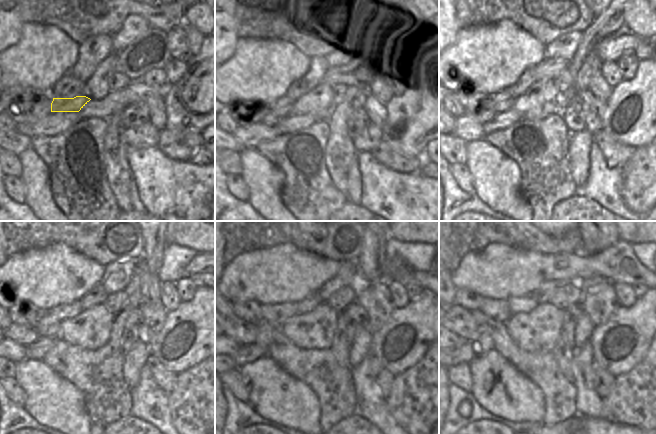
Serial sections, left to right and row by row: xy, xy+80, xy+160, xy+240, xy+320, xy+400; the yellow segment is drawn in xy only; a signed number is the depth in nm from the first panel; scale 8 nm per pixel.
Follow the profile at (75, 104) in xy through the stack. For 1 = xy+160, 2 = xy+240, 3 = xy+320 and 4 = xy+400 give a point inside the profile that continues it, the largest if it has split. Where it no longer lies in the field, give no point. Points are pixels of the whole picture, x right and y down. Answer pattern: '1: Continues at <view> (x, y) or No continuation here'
1: Continues at xy+160 (502, 101)
2: Continues at xy+240 (47, 325)
3: Continues at xy+320 (265, 329)
4: Continues at xy+400 (482, 342).

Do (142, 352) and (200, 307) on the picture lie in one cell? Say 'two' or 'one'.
two

